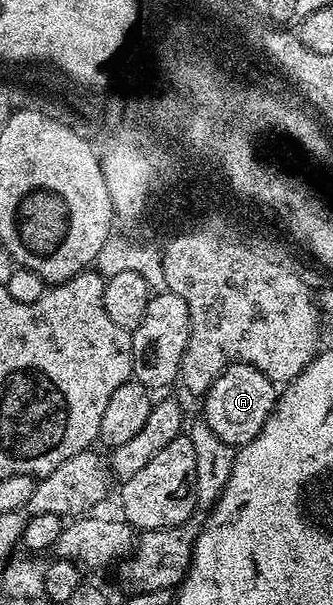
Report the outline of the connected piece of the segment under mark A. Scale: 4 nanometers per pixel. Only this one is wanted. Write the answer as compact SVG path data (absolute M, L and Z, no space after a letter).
M229 363L218 376L210 382L202 403L201 418L230 447L235 449L251 443L268 421L278 401L279 392L274 391L275 380L270 379L251 363Z

